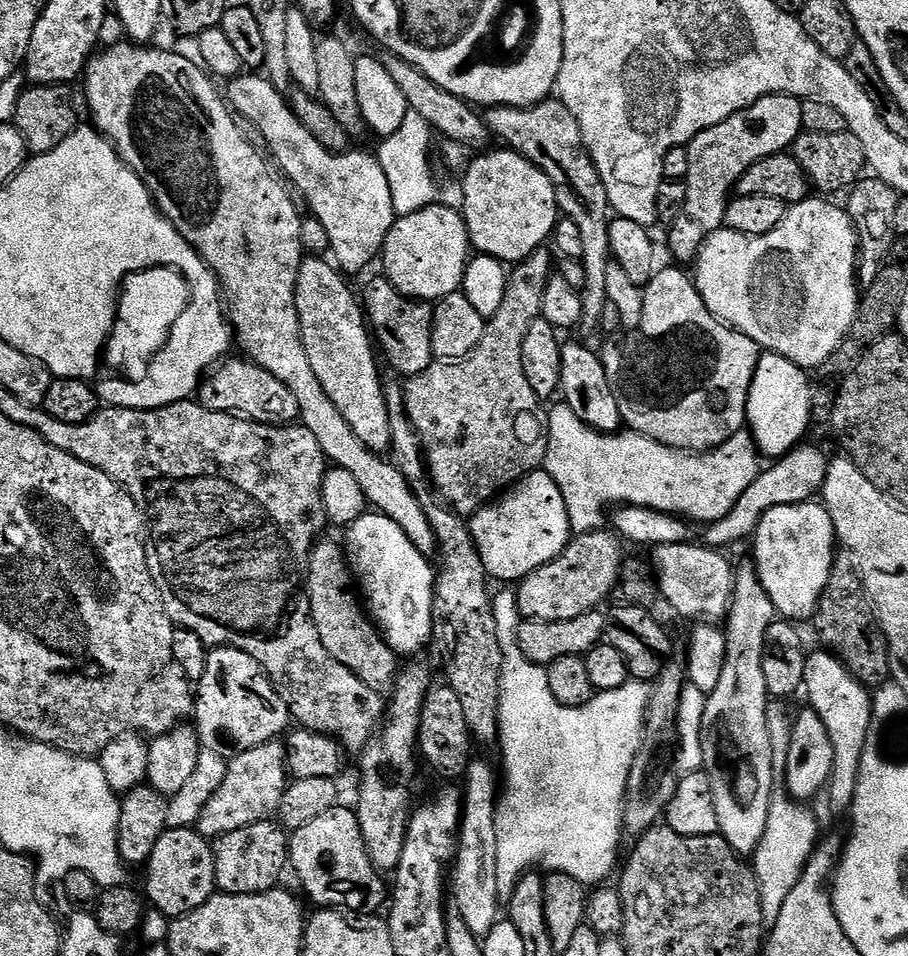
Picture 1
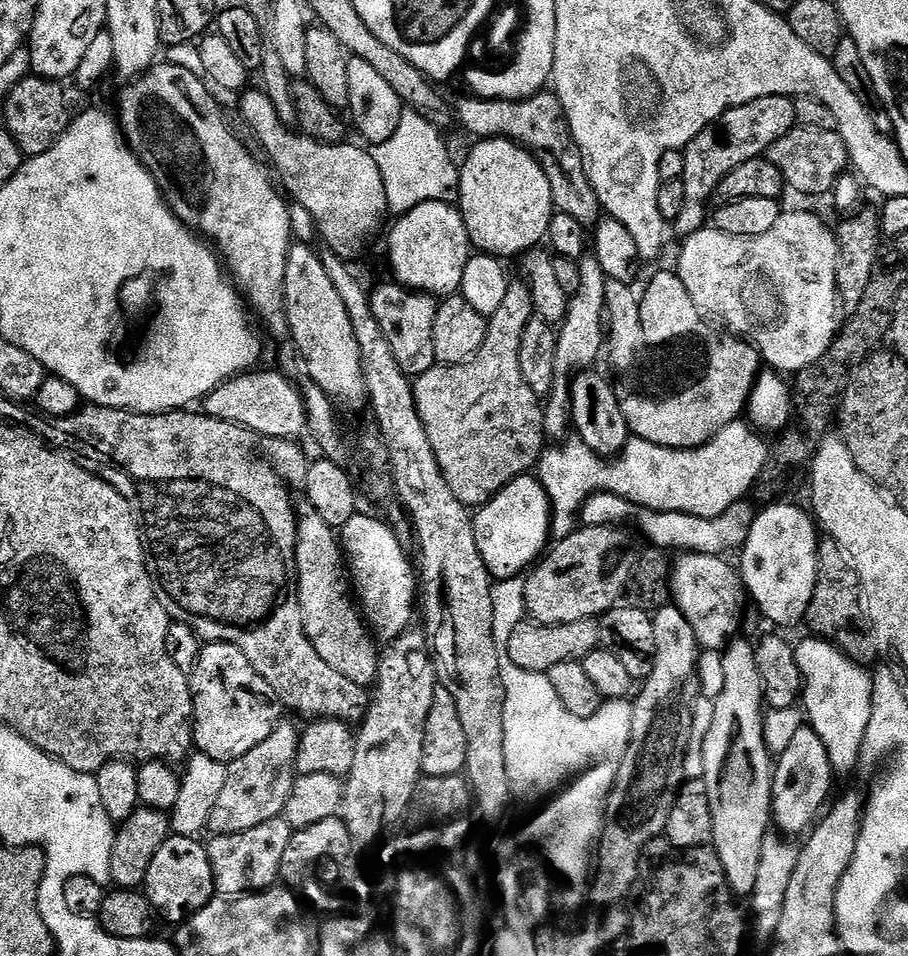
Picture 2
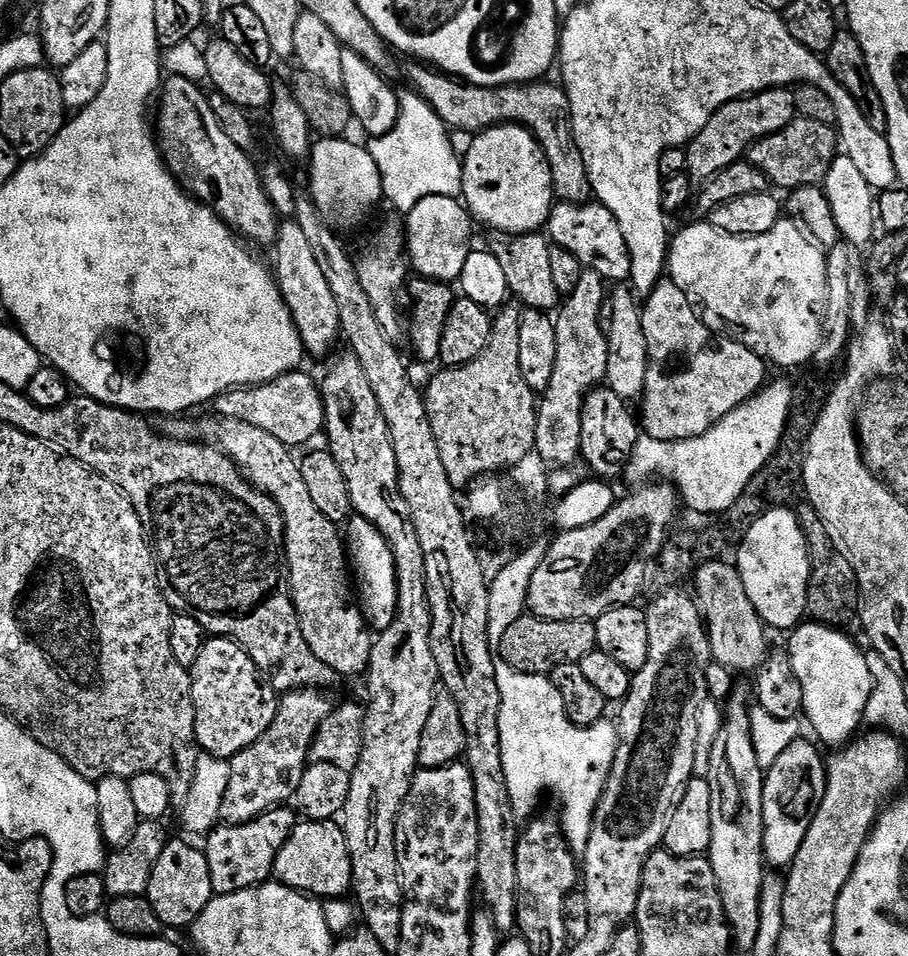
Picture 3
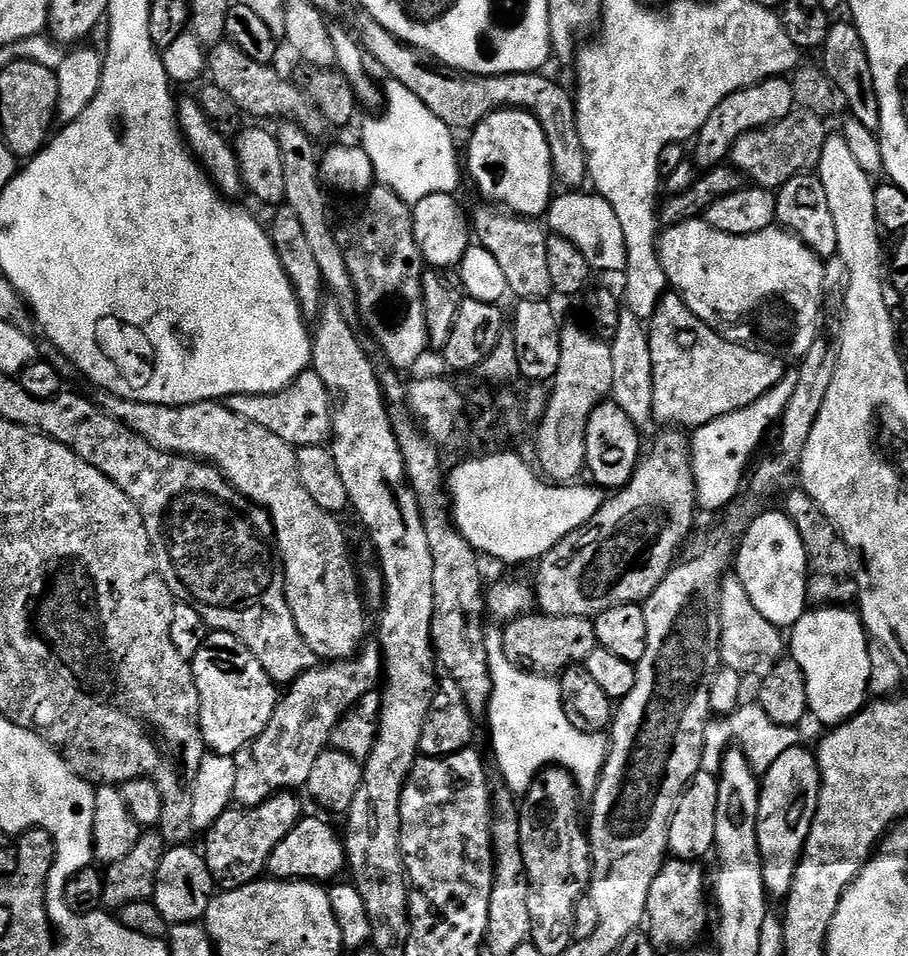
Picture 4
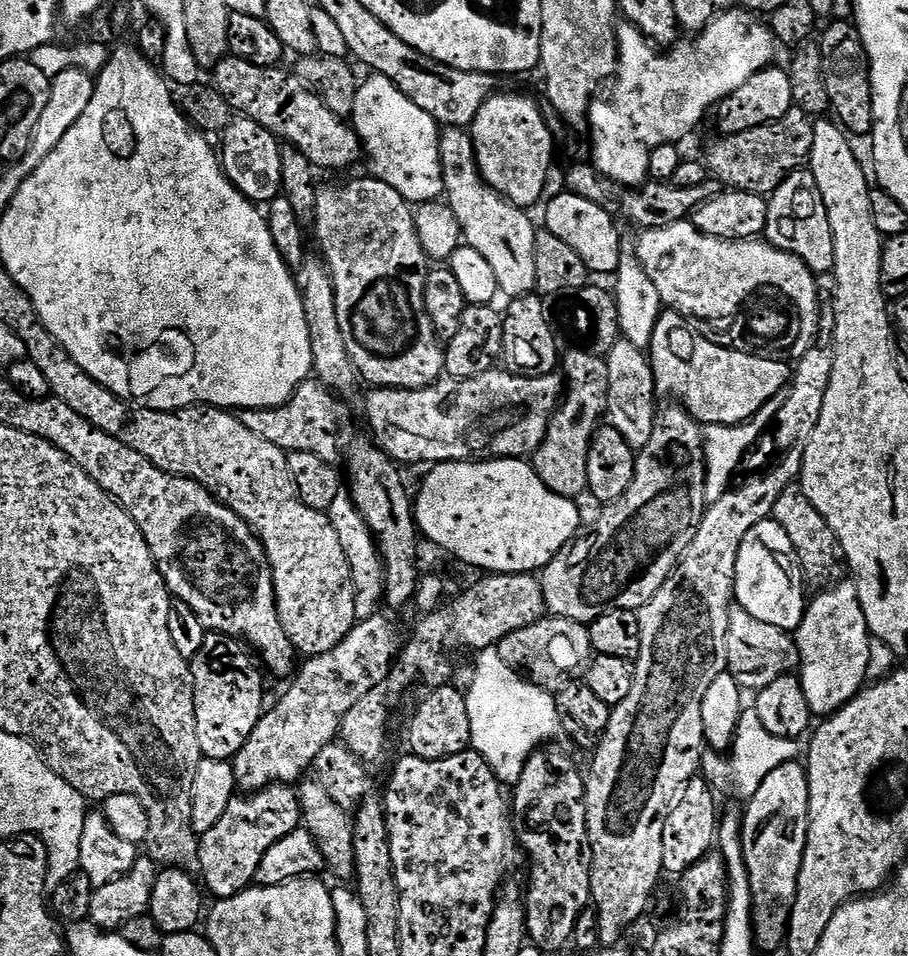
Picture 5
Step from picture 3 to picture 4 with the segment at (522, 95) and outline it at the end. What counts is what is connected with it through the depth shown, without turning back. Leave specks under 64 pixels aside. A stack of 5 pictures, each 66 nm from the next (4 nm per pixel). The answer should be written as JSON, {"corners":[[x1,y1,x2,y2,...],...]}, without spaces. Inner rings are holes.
{"corners":[[364,14,360,20,360,36,358,43,369,57,372,56,384,67,385,77,402,82,406,90,412,91,416,97,432,111,437,118,442,118,446,126,453,130,465,128,471,130,477,128,492,112,503,108,521,108,528,112,542,126,546,134,546,142,550,142,550,158,552,159,552,174,557,181,560,180,568,190,580,190,585,187,588,180,588,163,586,162,586,150,582,150,582,138,578,138,578,126,576,125,576,101,573,93,568,92,560,84,555,84,550,77,544,76,543,71,515,72,514,74,498,74,497,76,470,76,466,72,457,72,455,68,442,66,439,60,427,55,415,48,404,45,390,30,383,28,373,16]]}

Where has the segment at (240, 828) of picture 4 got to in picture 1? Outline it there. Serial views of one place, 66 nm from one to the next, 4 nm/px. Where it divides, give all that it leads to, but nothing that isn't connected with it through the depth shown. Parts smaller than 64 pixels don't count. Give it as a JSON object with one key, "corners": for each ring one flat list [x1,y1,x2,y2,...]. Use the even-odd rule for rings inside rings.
{"corners":[[271,819,254,822,250,826,242,826,242,830,230,830,230,834,215,837,212,853,217,889,225,896,245,896,272,891,281,883,284,868,286,872,290,864,289,839,289,833]]}

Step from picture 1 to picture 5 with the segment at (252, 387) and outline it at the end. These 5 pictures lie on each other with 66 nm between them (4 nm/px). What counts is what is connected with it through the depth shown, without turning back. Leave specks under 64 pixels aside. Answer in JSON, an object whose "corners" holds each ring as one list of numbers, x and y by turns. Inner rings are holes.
{"corners":[[315,378,304,380,292,395,277,408,245,408,239,413,242,426,254,430,258,438,274,442,283,452,310,451,326,461,340,448,340,404,332,389]]}

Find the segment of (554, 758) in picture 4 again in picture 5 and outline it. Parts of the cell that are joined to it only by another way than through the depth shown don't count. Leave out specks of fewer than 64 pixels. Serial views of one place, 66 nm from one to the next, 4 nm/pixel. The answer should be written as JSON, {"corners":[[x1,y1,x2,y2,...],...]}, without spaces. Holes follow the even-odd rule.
{"corners":[[495,647,484,649,475,659,476,673,472,685,466,688,471,747,492,767,501,785,515,786,532,753,547,745,556,731,561,731,556,698,549,689,539,688,510,670]]}

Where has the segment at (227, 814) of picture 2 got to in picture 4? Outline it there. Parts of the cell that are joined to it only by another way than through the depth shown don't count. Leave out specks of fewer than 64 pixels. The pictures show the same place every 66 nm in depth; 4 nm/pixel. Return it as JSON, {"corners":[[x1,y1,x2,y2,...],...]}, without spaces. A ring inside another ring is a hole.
{"corners":[[368,642,347,660,324,662,292,681,288,692,279,697,274,714,254,743,237,752,234,759,238,775,234,781,233,801,239,807,253,808,279,792,303,789,318,754,329,747,334,726,362,698,381,683,384,661,379,643]]}

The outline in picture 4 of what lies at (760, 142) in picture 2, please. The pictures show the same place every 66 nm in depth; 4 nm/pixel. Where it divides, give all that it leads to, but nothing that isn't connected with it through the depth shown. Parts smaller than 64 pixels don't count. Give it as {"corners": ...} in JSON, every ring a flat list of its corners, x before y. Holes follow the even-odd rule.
{"corners":[[788,78,764,80,761,84,743,88,722,98,722,102,718,102,718,106,714,106,714,114,710,114,710,118,706,118,706,126,702,126,702,130,694,137,695,163,704,170,723,165,739,136,744,136,748,132,754,131,755,128,770,126,789,116,795,108,792,81]]}

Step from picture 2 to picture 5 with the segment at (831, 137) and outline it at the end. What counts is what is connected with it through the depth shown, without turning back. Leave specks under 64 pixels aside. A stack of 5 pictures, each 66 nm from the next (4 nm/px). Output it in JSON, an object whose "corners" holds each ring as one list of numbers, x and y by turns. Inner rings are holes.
{"corners":[[794,106,774,122,733,136,721,135,719,139,706,157,711,175,729,189,767,198,791,172,799,172,807,165,814,146,814,120]]}

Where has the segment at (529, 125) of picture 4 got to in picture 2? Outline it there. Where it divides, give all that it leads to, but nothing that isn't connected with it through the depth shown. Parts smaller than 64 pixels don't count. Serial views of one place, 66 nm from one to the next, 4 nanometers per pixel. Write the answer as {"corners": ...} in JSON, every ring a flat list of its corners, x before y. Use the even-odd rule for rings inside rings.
{"corners":[[481,140,473,145,464,165,458,168,458,207,468,239,481,253,497,258,521,257,548,235,554,215,550,182,536,157,513,140]]}

